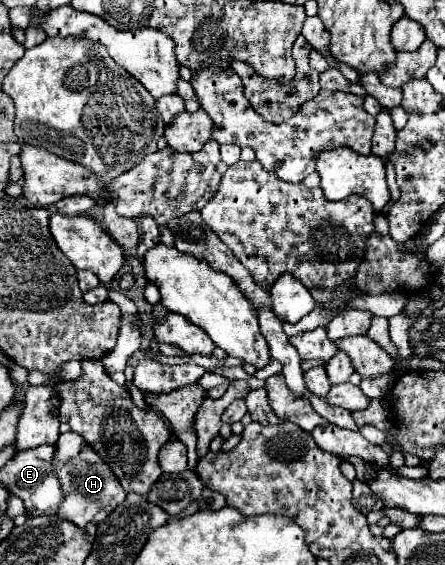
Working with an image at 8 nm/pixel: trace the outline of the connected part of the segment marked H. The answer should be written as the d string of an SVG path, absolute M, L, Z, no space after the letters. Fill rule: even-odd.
M73 431L59 435L55 443L53 471L57 473L63 489L63 503L57 509L57 517L67 519L77 527L85 527L89 523L103 523L107 515L127 497L119 479L115 479L111 467L107 467L107 463L103 463L103 459L93 451L93 447Z

